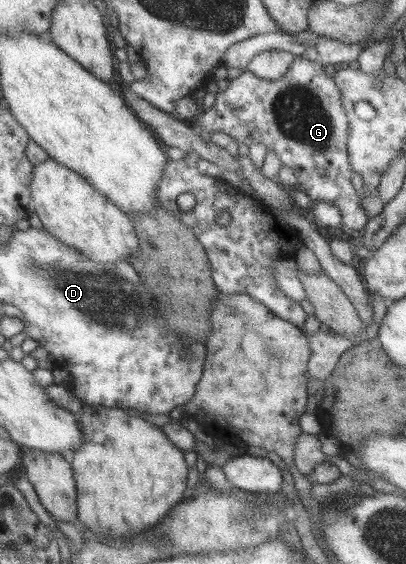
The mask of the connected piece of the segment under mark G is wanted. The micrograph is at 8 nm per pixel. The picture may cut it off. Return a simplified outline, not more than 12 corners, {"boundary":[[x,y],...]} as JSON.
{"boundary":[[294,57],[243,70],[189,124],[261,143],[296,187],[368,220],[333,77]]}

